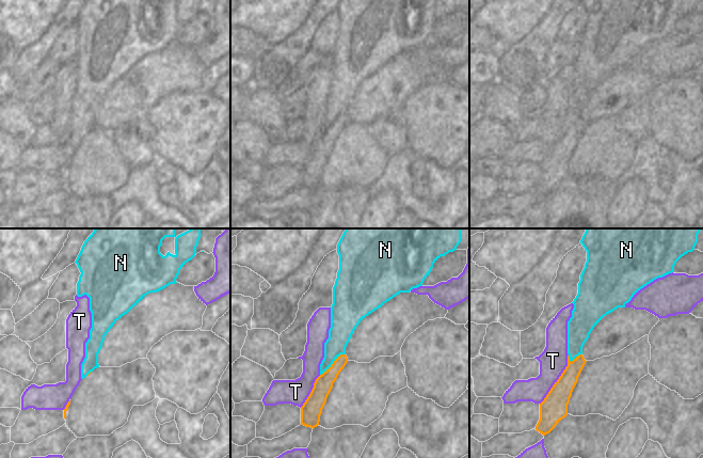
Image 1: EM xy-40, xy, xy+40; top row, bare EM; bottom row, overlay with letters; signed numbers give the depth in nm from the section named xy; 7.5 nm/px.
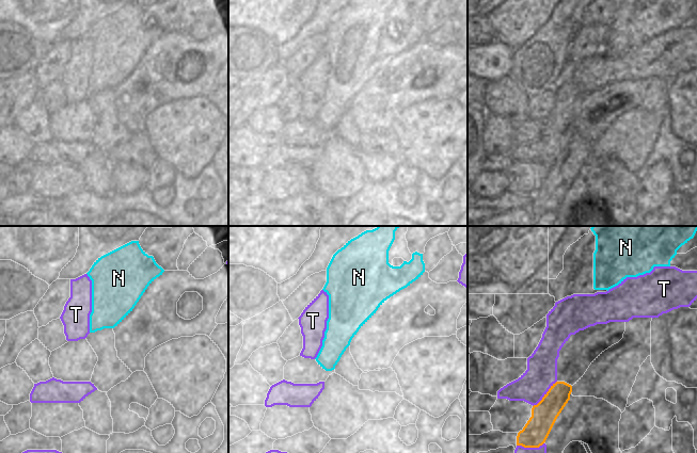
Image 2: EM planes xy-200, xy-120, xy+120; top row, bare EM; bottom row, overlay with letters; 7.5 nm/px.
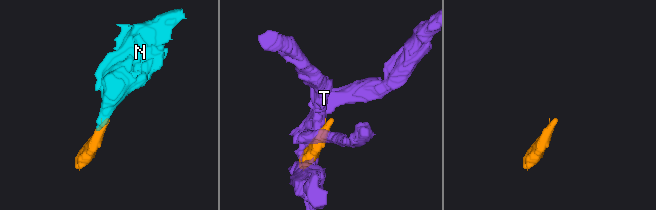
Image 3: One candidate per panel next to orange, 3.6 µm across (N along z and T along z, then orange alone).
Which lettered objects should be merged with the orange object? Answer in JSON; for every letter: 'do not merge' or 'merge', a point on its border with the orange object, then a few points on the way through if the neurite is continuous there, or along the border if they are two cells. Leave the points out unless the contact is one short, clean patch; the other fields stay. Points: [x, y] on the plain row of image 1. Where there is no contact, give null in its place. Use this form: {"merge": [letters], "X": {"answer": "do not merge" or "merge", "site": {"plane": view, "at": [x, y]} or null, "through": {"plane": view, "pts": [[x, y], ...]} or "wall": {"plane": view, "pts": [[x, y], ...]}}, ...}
{"merge": [], "N": {"answer": "do not merge", "site": {"plane": "xy", "at": [333, 124]}, "wall": {"plane": "xy", "pts": [[345, 114], [341, 114], [320, 136]]}}, "T": {"answer": "do not merge", "site": {"plane": "xy+40", "at": [558, 140]}}}

